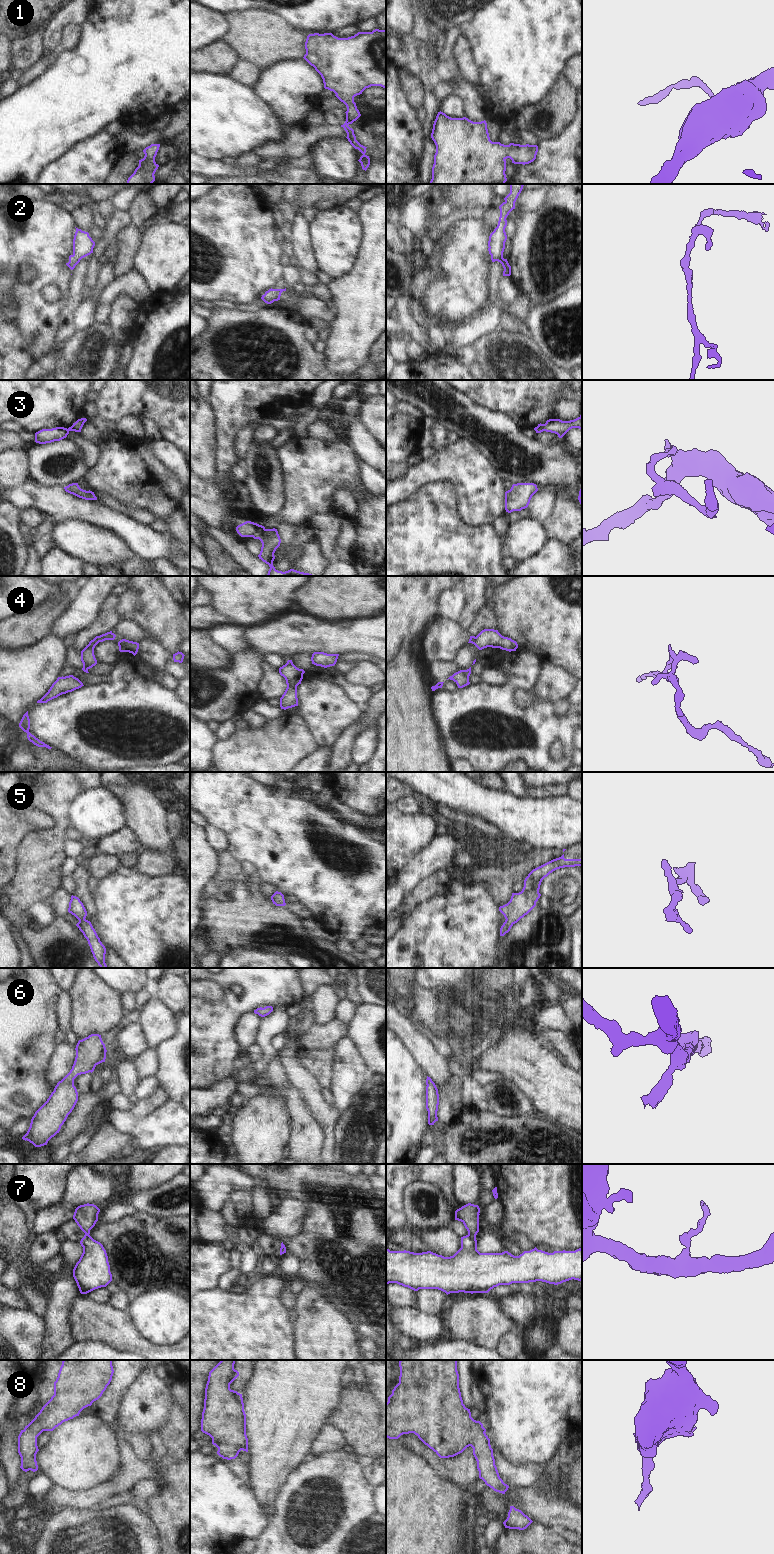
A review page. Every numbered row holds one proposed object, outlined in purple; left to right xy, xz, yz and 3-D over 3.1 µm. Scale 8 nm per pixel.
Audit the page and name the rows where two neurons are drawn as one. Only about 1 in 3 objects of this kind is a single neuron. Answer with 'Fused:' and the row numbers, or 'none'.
Fused: 3, 4, 7

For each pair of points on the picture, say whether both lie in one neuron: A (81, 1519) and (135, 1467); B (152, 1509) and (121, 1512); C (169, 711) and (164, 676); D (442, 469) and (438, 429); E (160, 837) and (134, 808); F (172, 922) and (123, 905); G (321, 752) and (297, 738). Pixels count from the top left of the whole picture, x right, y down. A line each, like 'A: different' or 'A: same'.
A: different
B: different
C: different
D: different
E: same
F: same
G: different

